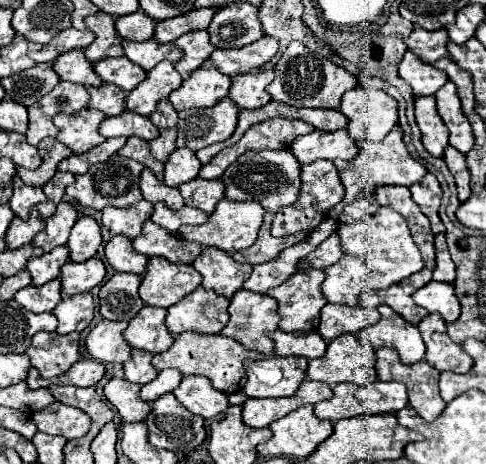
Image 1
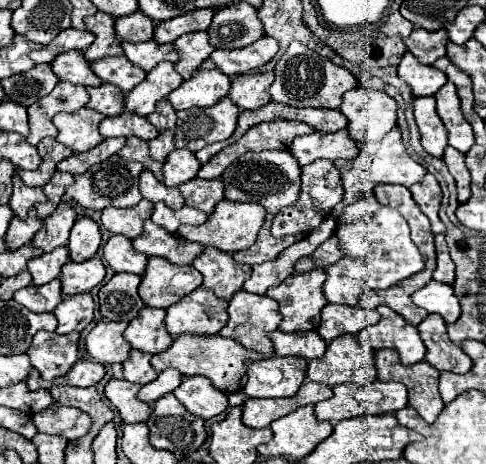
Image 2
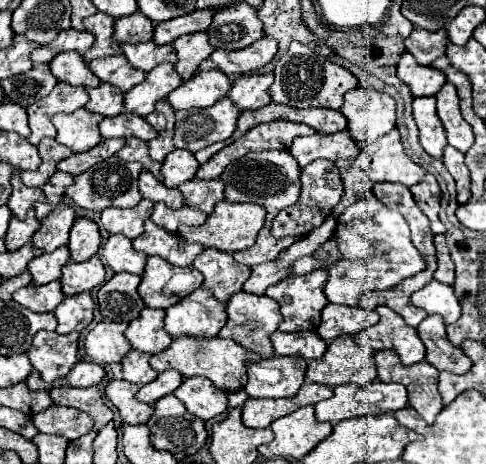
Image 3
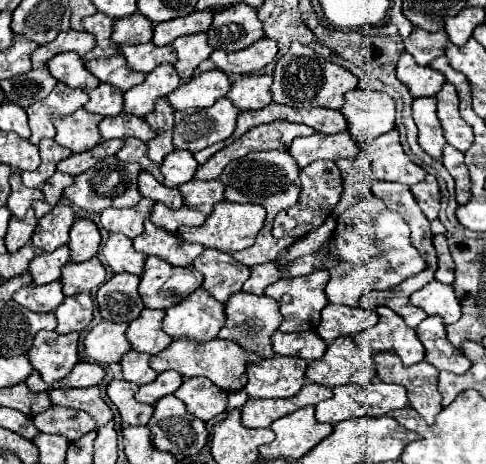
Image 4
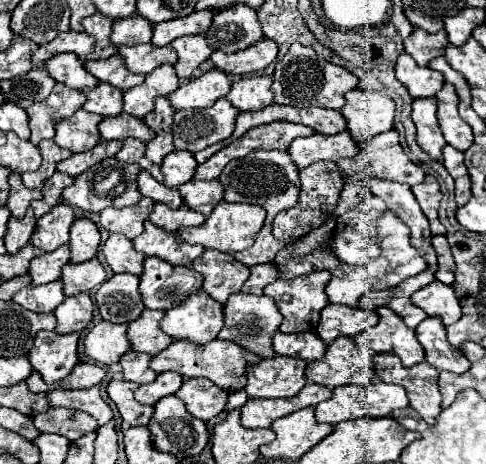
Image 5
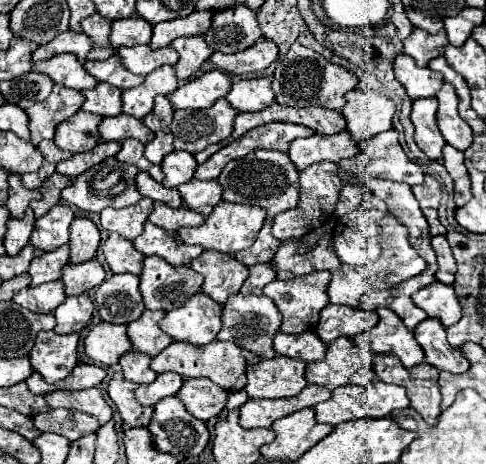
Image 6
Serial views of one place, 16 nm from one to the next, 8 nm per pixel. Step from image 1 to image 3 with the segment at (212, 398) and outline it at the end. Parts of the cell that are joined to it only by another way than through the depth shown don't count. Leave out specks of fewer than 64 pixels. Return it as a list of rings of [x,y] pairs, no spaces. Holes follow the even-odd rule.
[[[196,376],[184,380],[174,396],[186,406],[186,410],[202,420],[210,420],[228,408],[228,398],[224,392],[216,390],[208,378]]]

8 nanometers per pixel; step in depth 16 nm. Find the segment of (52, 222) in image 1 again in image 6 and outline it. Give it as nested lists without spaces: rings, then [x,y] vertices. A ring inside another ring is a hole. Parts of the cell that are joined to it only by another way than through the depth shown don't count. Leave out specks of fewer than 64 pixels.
[[[56,204],[46,216],[36,220],[30,236],[30,244],[44,252],[52,252],[62,244],[68,244],[68,228],[74,220],[74,212],[66,204]]]

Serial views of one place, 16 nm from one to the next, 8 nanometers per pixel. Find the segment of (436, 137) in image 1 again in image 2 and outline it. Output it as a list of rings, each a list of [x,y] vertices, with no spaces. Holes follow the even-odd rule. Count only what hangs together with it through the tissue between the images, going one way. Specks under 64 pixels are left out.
[[[434,96],[416,98],[414,116],[422,134],[424,150],[434,158],[442,158],[442,152],[448,146],[448,132],[436,112],[436,98]]]

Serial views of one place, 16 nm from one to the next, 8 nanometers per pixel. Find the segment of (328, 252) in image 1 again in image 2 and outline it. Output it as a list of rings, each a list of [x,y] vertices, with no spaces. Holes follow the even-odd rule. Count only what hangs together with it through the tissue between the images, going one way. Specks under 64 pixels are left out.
[[[330,236],[326,242],[322,242],[316,252],[312,252],[312,260],[316,260],[318,268],[326,268],[330,264],[336,264],[340,260],[340,246],[336,236]]]

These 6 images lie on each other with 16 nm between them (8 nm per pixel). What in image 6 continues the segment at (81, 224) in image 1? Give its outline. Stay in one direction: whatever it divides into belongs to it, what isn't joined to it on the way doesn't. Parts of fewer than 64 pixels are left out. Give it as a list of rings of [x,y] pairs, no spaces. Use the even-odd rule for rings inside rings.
[[[74,218],[70,226],[70,262],[86,262],[96,256],[100,232],[88,218]]]

